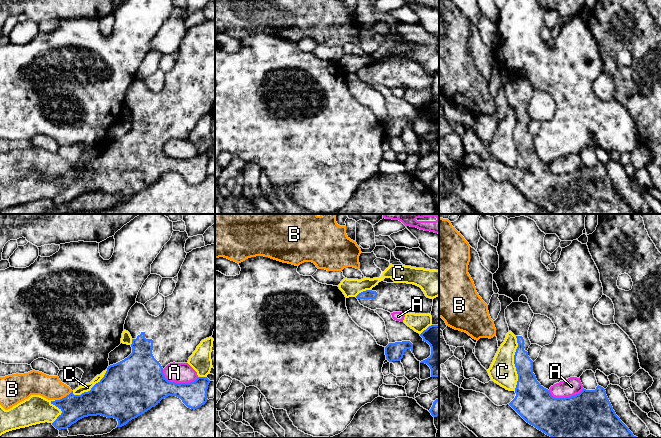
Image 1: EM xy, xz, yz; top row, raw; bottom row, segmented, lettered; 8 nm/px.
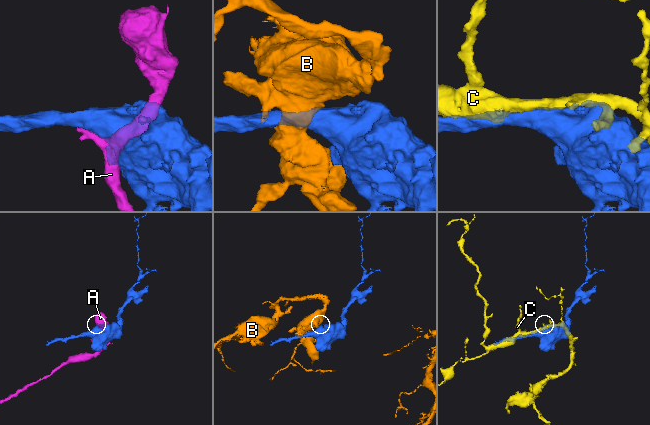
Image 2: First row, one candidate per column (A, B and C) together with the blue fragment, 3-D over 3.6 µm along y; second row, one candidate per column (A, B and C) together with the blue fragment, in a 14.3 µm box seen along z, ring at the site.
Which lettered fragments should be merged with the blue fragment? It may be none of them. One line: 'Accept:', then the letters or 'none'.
Accept: none

